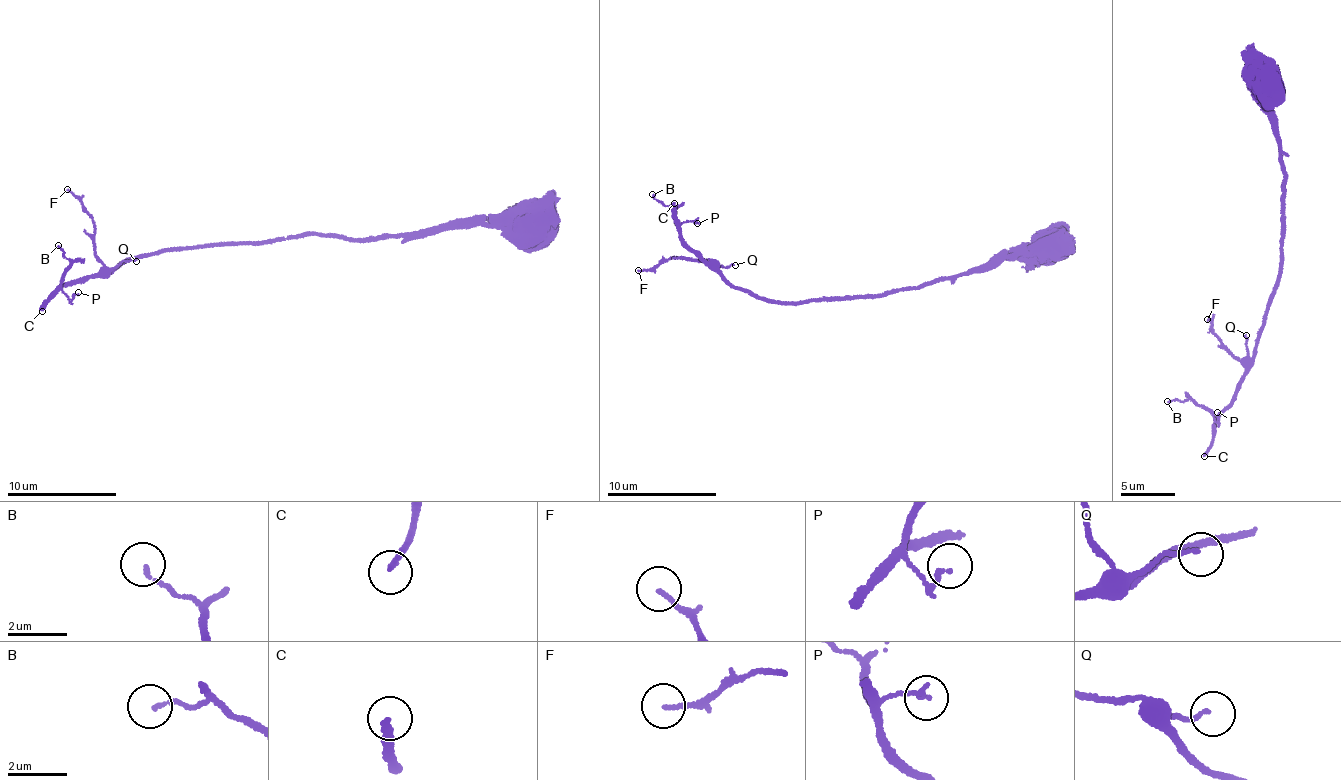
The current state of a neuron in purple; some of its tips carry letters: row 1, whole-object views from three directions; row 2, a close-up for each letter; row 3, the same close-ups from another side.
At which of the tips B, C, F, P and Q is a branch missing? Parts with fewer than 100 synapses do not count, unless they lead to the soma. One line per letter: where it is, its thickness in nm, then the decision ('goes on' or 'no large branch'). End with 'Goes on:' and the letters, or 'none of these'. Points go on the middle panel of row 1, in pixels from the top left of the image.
B: at (652, 194); 120 nm thick; no large branch
C: at (674, 203); 200 nm thick; goes on
F: at (638, 270); 140 nm thick; no large branch
P: at (697, 223); 100 nm thick; no large branch
Q: at (735, 265); 130 nm thick; no large branch
Goes on: C

